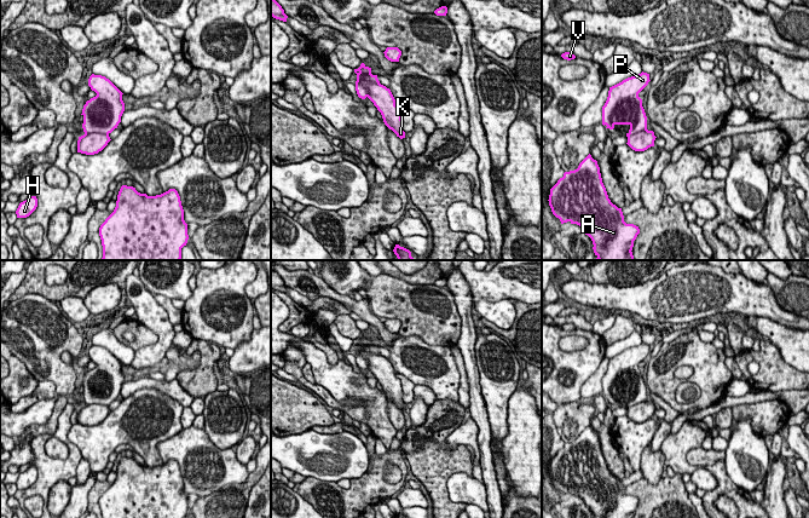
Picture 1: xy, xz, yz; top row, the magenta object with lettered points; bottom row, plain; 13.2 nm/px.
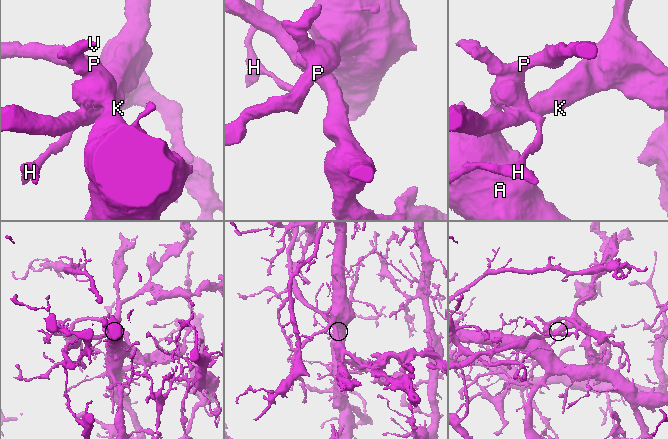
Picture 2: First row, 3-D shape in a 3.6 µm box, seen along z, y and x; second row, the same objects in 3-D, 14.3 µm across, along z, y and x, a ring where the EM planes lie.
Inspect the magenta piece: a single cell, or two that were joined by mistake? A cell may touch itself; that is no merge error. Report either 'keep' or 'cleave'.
cleave

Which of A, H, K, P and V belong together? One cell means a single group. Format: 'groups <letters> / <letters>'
groups A H P V / K

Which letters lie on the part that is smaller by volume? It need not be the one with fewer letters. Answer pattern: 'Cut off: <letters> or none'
Cut off: K

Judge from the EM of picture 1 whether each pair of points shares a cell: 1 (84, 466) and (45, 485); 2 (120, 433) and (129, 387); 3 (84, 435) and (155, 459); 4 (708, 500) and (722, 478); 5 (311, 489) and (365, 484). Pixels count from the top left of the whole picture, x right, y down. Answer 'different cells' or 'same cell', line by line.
1: different cells
2: different cells
3: same cell
4: same cell
5: same cell

